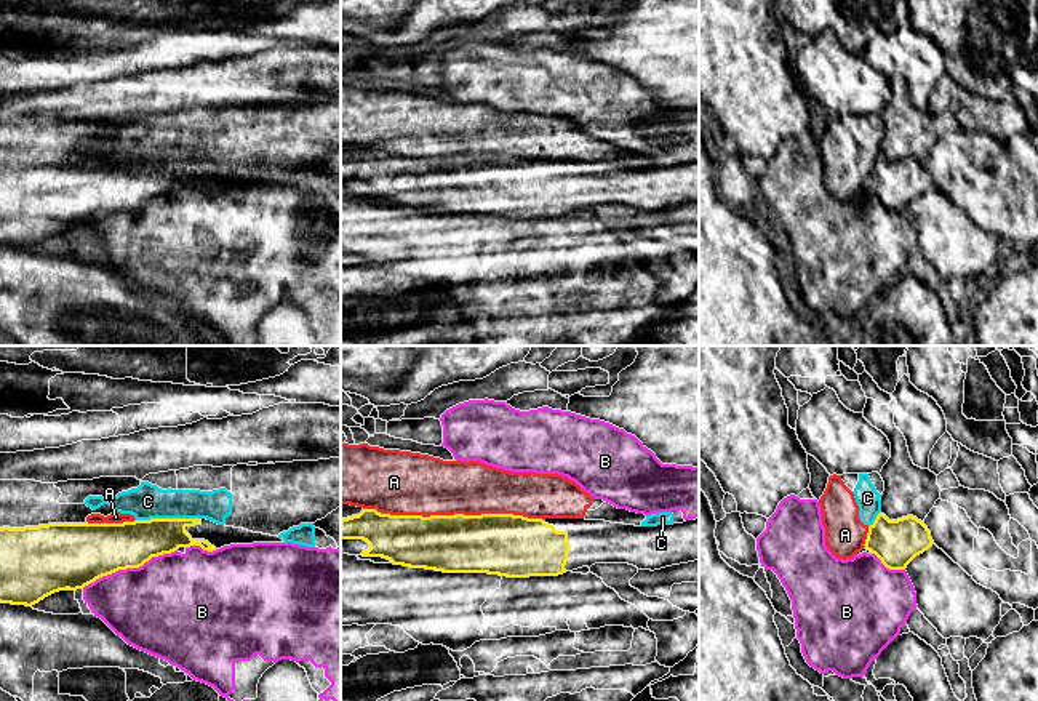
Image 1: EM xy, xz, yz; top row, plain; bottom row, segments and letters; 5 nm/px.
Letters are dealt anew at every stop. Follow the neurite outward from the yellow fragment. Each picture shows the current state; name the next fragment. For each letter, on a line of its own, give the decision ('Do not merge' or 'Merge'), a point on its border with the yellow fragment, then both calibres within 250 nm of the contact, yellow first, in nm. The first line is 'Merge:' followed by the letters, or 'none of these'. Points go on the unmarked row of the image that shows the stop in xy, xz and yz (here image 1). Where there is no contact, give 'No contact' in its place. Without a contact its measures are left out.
Merge: none of these
A: Do not merge. Touches yellow at xz (453, 157). Thickness 300 nm (yellow) against 320 nm
B: Do not merge. Touches yellow at xy (128, 208). Thickness 300 nm (yellow) against 440 nm
C: Do not merge. Touches yellow at xy (167, 160). Thickness 240 nm (yellow) against 180 nm

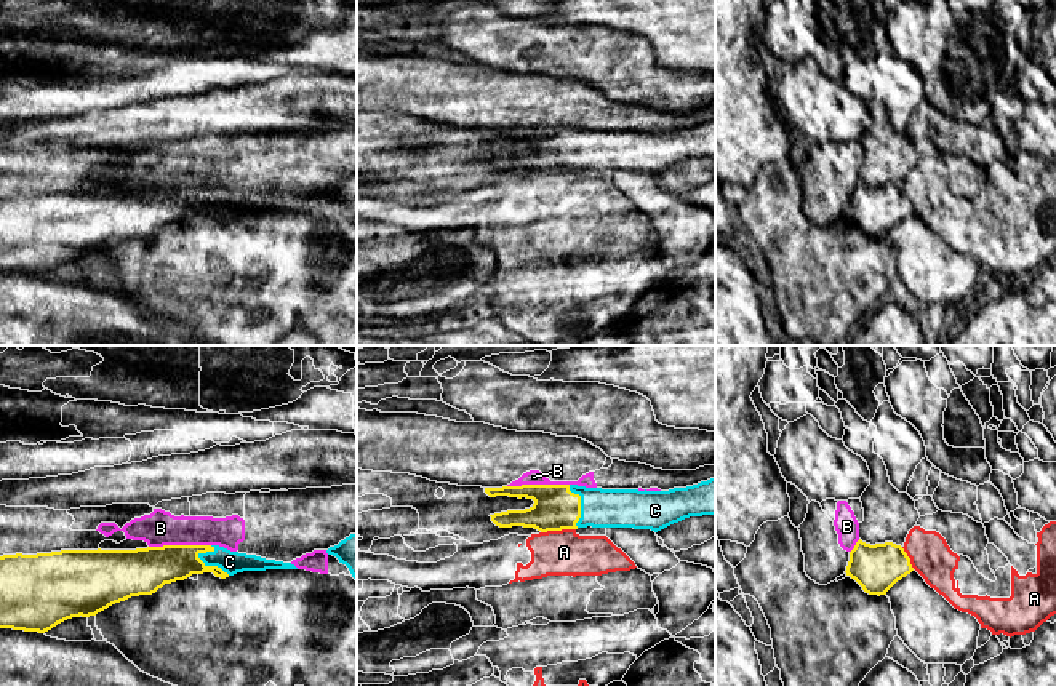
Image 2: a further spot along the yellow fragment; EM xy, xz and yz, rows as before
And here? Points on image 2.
Merge: C
A: Do not merge. Touches yellow at xz (557, 171). Thickness 220 nm (yellow) against 220 nm
B: Do not merge. Touches yellow at xy (180, 187). Thickness 240 nm (yellow) against 180 nm
C: Merge. Touches yellow at xy (213, 208). Thickness 190 nm (yellow) against 110 nm

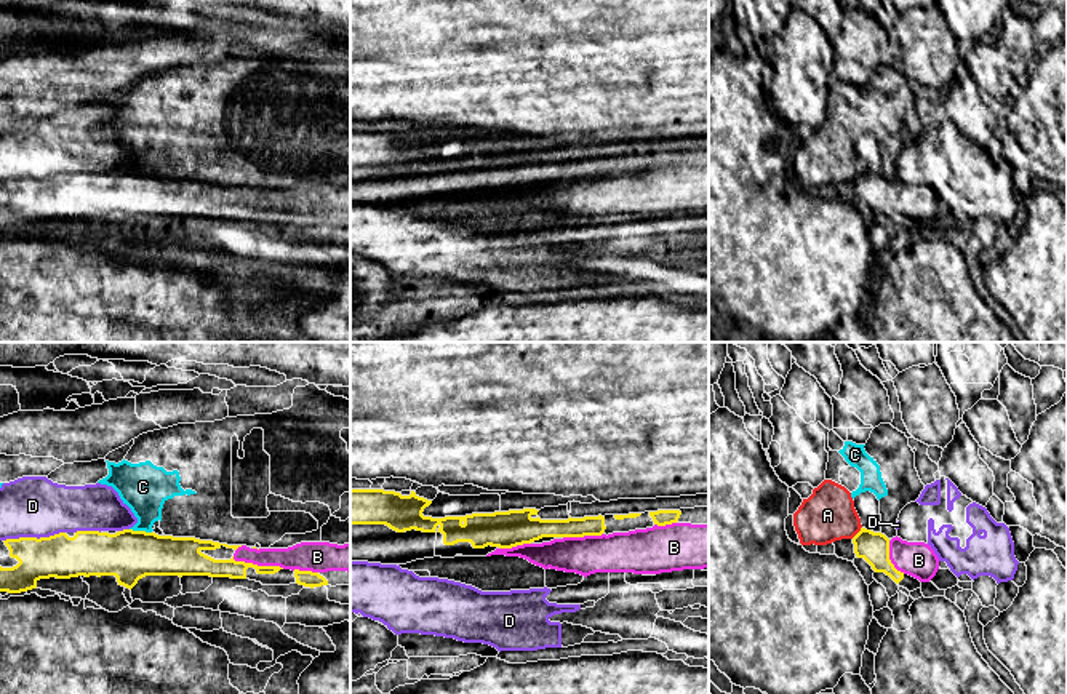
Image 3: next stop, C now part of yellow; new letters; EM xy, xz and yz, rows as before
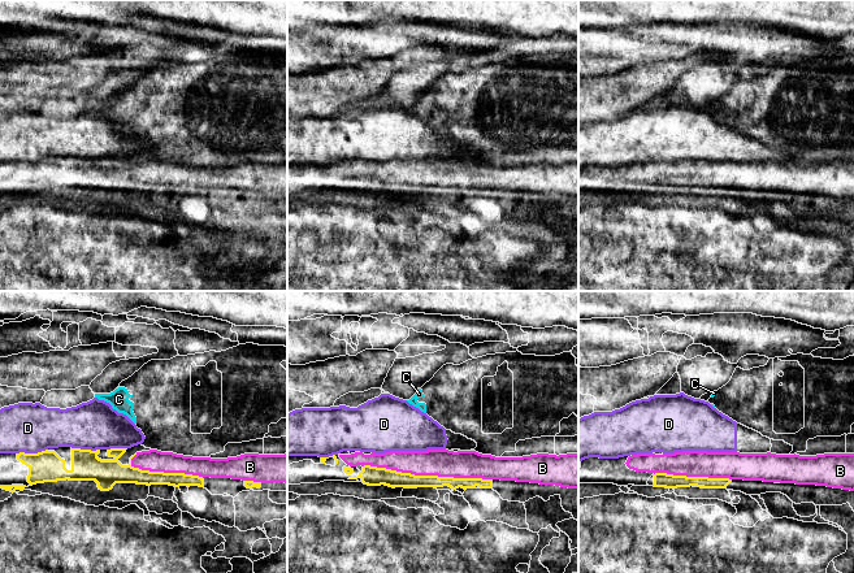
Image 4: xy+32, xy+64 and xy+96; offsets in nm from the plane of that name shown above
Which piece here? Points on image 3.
Merge: B
A: Do not merge. Touches yellow at yz (858, 175). Thickness 160 nm (yellow) against 260 nm
B: Merge. Touches yellow at xy (256, 207). Thickness 100 nm (yellow) against 140 nm
C: Do not merge. Touches yellow at xy (141, 173). Thickness 260 nm (yellow) against 240 nm
D: Do not merge. Touches yellow at xy (34, 179). Thickness 220 nm (yellow) against 300 nm

